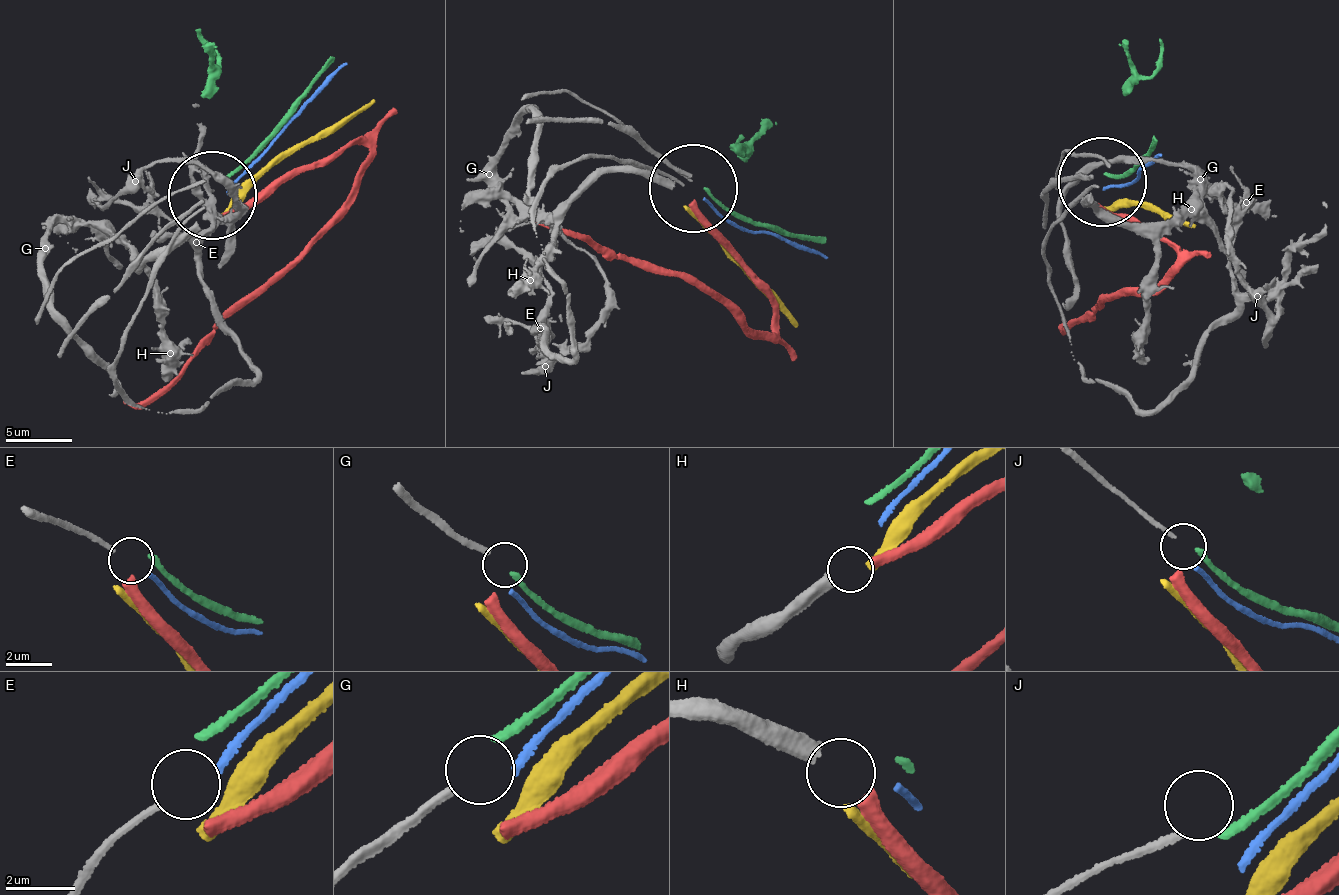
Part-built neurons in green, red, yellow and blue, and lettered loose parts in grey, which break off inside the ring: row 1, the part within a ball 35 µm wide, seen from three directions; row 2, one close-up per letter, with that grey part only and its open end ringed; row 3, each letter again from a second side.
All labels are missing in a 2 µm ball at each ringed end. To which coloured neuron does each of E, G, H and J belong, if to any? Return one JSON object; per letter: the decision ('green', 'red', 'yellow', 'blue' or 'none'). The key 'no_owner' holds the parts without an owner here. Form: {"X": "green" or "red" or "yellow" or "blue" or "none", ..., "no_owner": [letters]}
{"E": "blue", "G": "none", "H": "red", "J": "none", "no_owner": ["G", "J"]}

